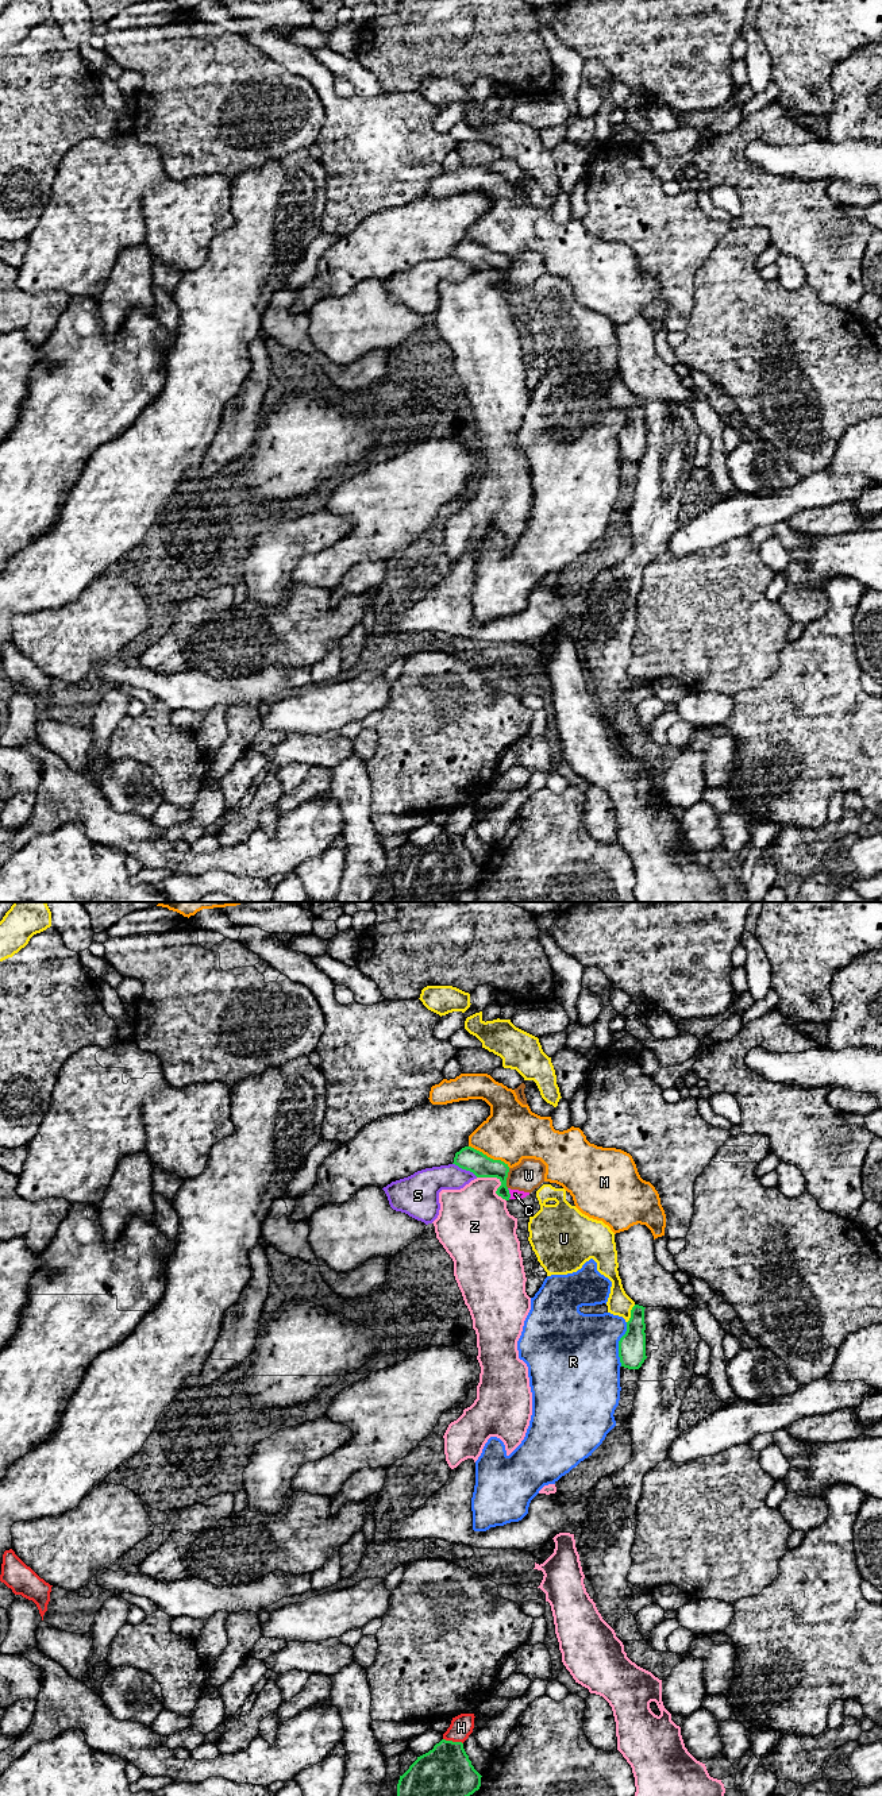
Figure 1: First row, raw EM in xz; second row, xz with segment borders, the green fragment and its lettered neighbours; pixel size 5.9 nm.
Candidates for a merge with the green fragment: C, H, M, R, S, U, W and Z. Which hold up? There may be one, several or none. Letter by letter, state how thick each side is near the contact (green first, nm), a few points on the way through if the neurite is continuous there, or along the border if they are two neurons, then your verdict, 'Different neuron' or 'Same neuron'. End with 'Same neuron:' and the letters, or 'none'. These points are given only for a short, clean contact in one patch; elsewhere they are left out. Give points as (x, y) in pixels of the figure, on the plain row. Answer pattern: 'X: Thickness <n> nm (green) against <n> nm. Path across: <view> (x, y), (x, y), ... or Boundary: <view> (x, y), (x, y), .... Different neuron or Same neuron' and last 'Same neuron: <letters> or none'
C: Thickness 140 nm (green) against 60 nm. Boundary: xz (507, 281), (509, 291). Different neuron
H: Thickness 360 nm (green) against 140 nm. Different neuron
M: Thickness 140 nm (green) against 340 nm. Different neuron
R: Thickness 160 nm (green) against 480 nm. Different neuron
S: Thickness 140 nm (green) against 180 nm. Different neuron
U: Thickness 160 nm (green) against 140 nm. Different neuron
W: Thickness 140 nm (green) against 180 nm. Boundary: xz (509, 261), (507, 280). Different neuron
Z: Thickness 140 nm (green) against 360 nm. Different neuron
Same neuron: none

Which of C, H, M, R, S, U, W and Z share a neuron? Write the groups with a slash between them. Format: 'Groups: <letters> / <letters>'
Groups: C W / H / M / R / S / U / Z

